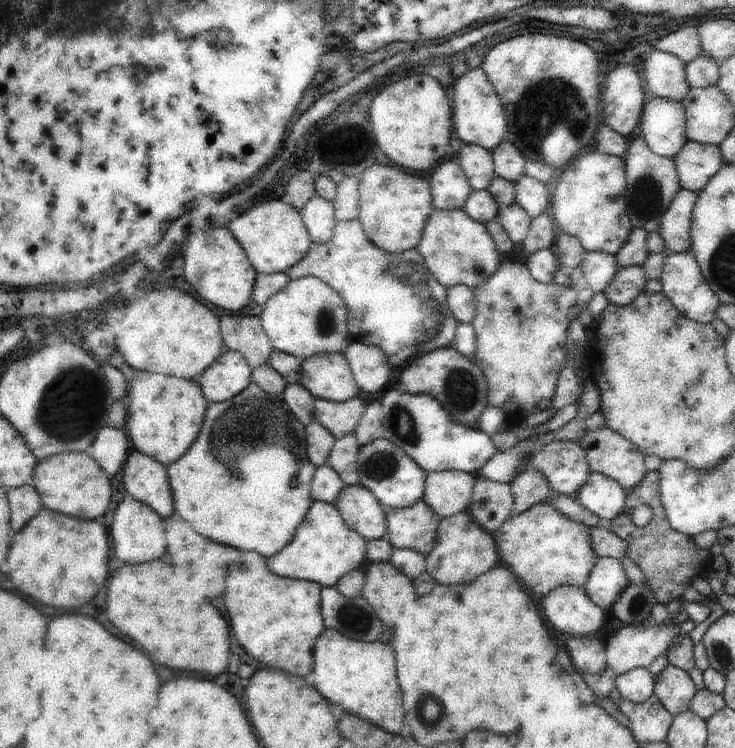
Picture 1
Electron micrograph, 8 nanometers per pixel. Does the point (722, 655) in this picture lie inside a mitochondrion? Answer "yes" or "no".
yes

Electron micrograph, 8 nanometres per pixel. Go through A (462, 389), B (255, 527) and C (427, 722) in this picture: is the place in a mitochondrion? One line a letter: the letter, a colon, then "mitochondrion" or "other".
A: mitochondrion
B: other
C: mitochondrion

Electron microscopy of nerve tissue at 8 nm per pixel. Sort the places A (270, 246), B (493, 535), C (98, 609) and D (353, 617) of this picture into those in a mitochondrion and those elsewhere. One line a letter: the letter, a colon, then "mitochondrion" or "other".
A: other
B: other
C: other
D: mitochondrion

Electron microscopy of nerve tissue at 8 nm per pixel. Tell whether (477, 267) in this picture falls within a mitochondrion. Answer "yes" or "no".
yes

